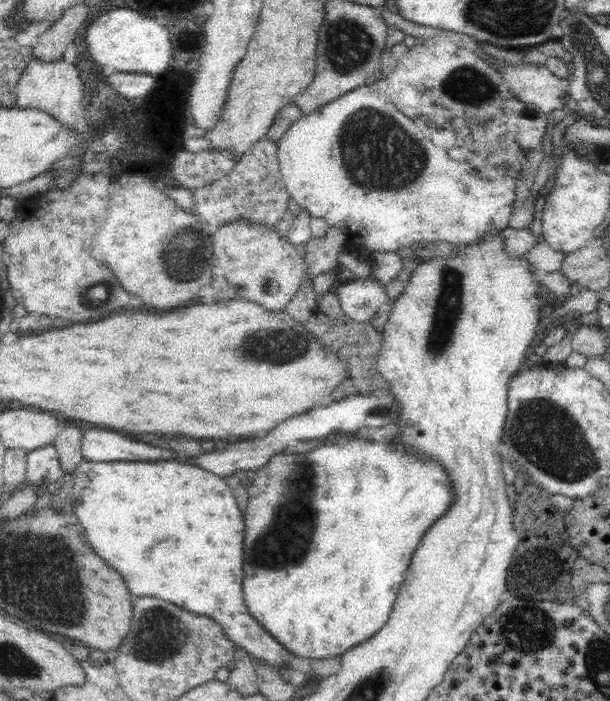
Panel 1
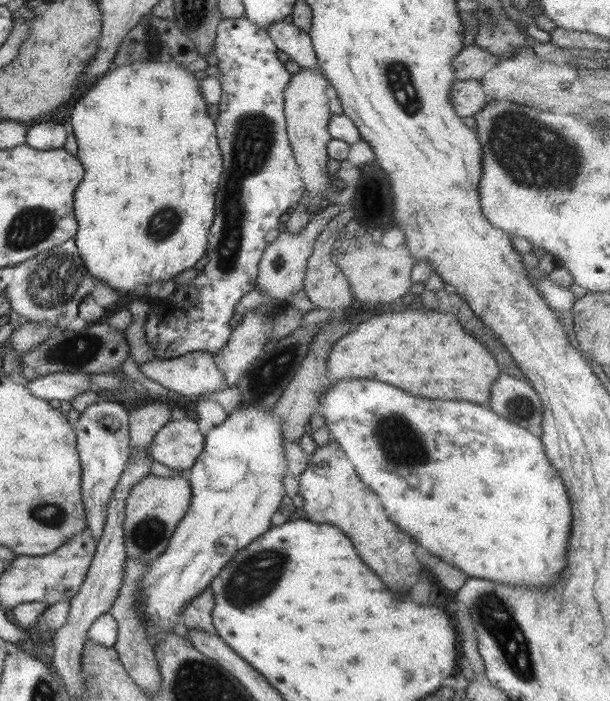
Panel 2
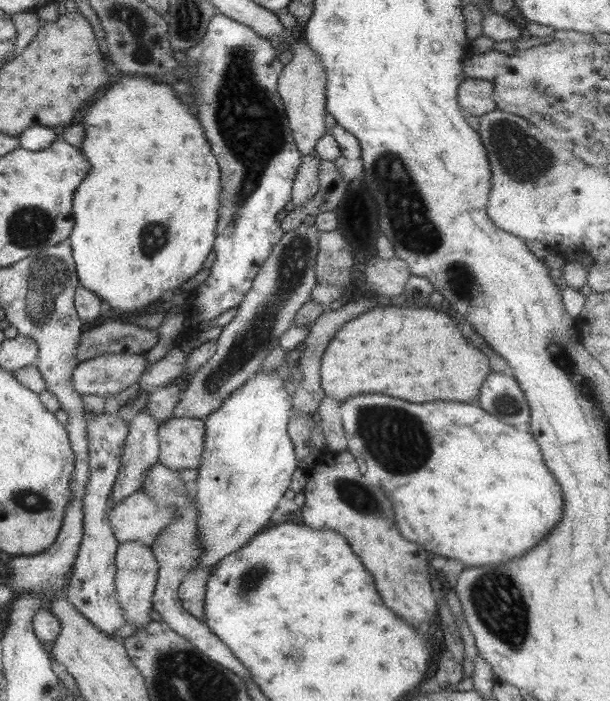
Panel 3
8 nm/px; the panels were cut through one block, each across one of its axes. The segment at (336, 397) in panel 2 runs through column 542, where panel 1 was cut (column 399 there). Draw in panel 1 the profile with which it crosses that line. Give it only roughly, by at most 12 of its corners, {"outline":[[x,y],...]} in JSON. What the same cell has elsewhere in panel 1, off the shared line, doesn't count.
{"outline":[[395,439],[247,486],[248,612],[324,660],[390,618],[453,491]]}

